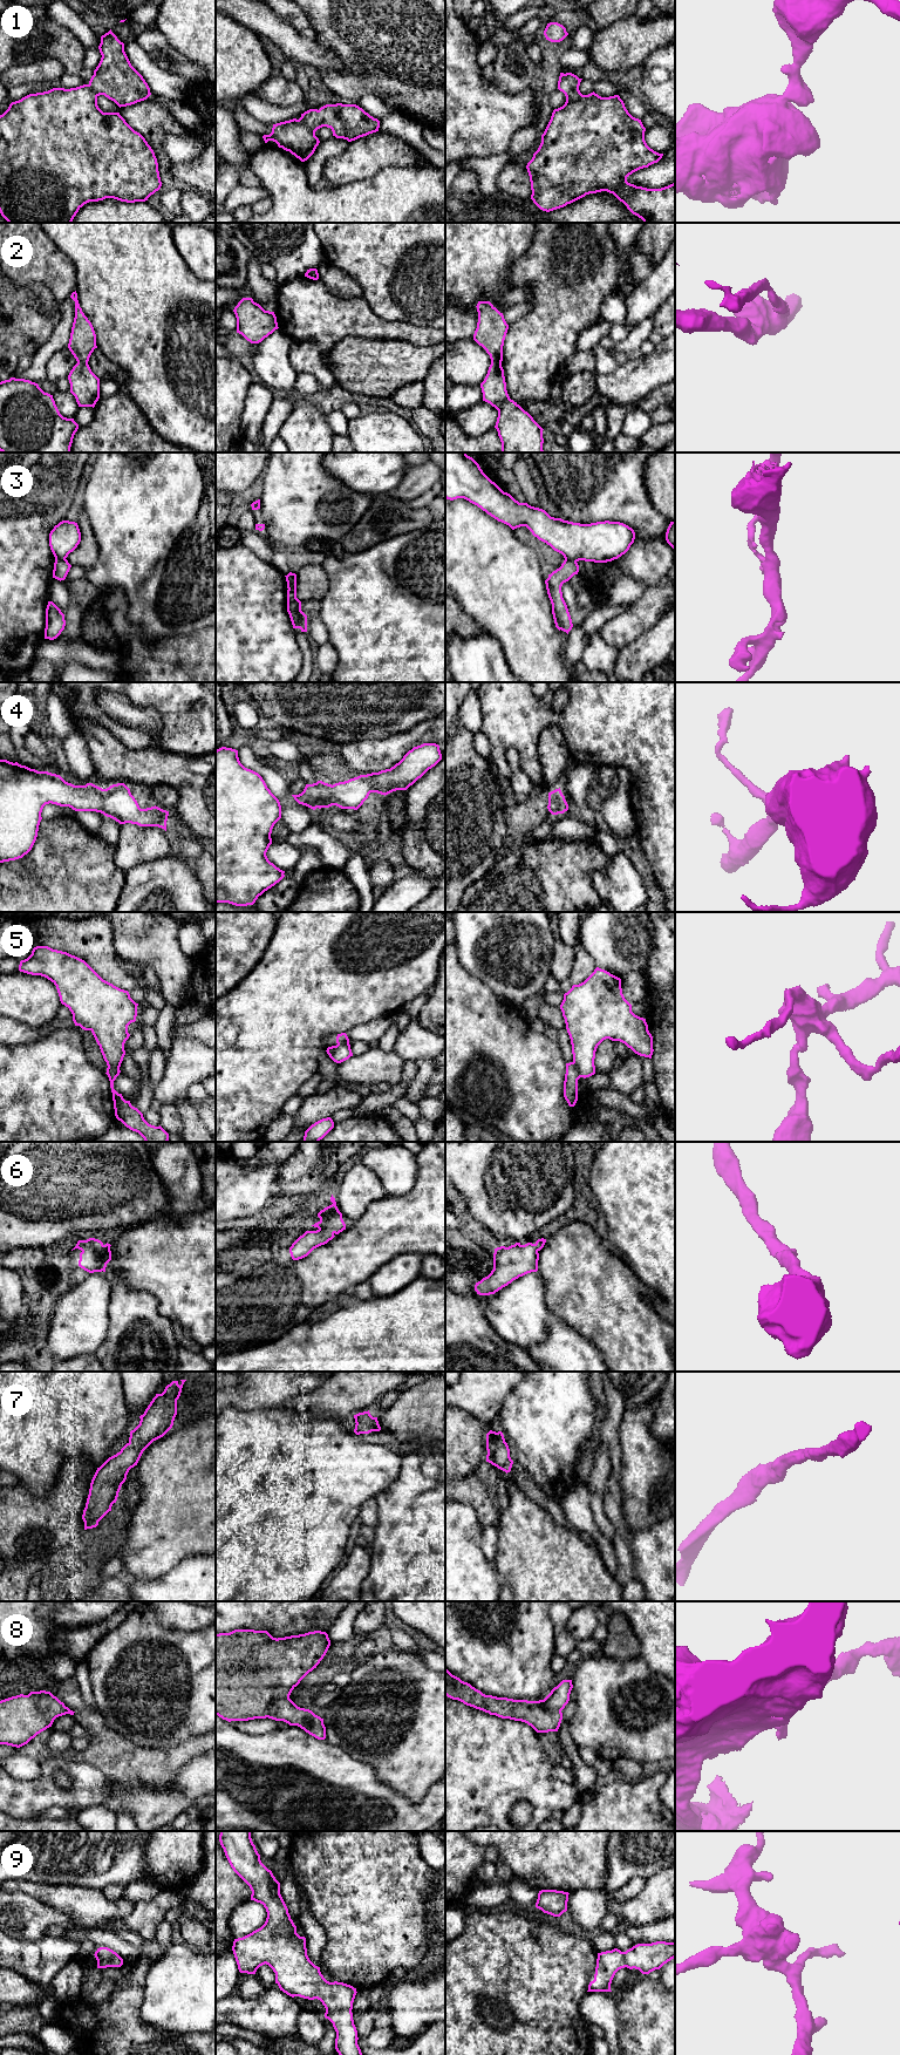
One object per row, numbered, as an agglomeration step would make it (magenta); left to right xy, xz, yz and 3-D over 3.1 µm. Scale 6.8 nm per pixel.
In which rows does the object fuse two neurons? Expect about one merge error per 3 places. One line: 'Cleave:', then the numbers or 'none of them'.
Cleave: 2, 3, 5

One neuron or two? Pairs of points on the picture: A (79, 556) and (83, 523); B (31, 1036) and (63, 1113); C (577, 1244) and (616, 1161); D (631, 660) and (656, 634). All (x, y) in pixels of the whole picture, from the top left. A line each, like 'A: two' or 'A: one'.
A: one
B: two
C: two
D: one

